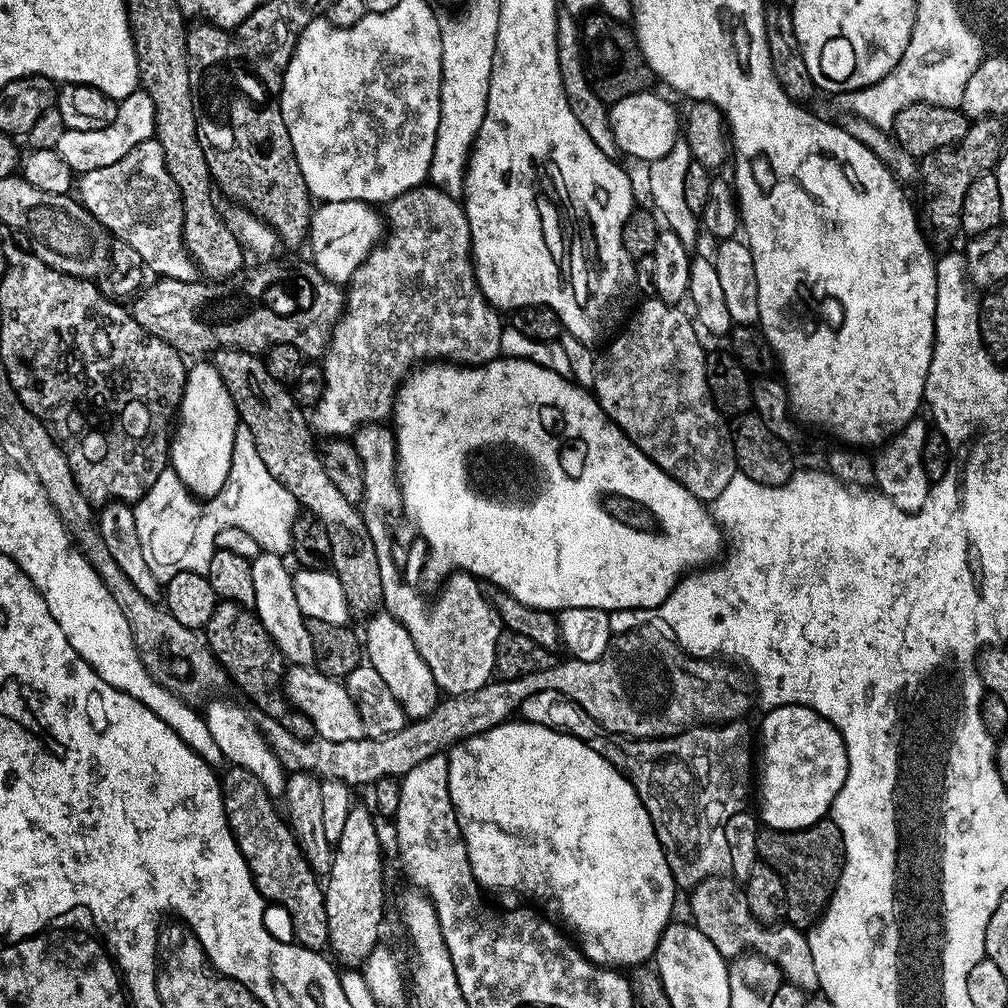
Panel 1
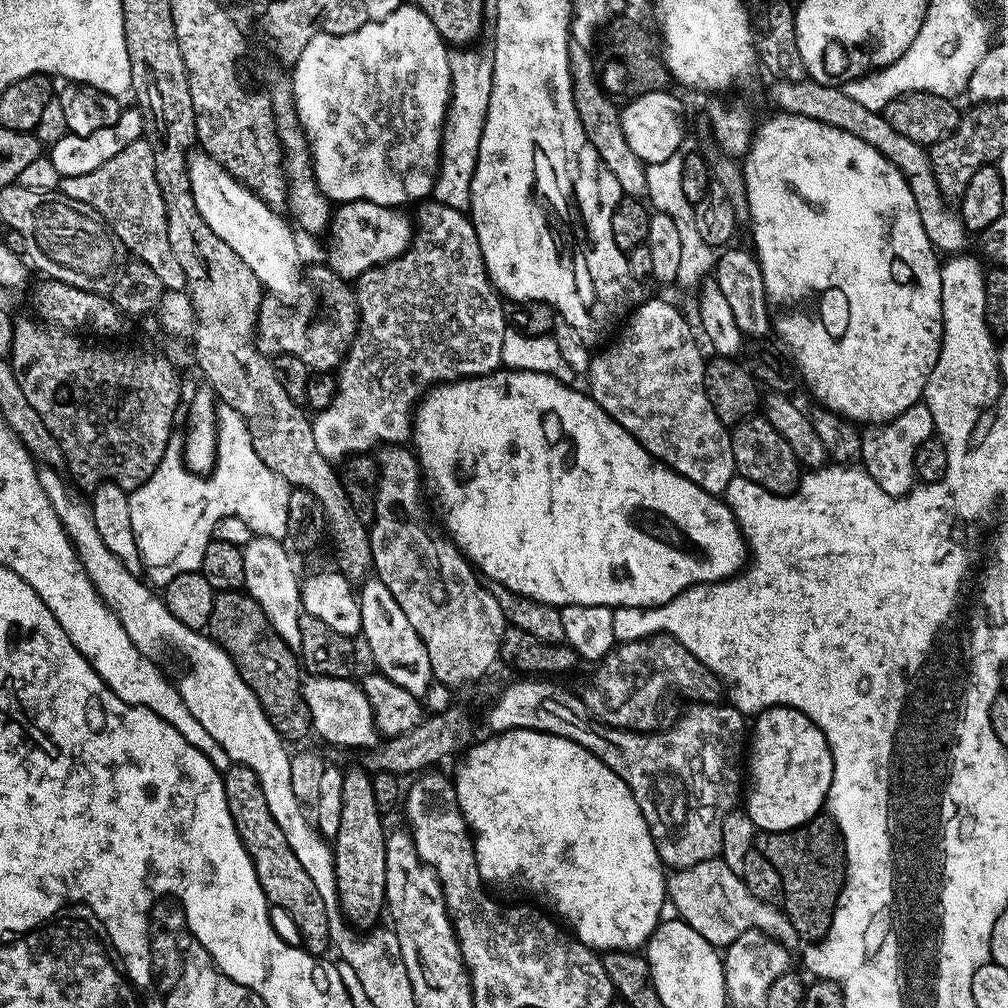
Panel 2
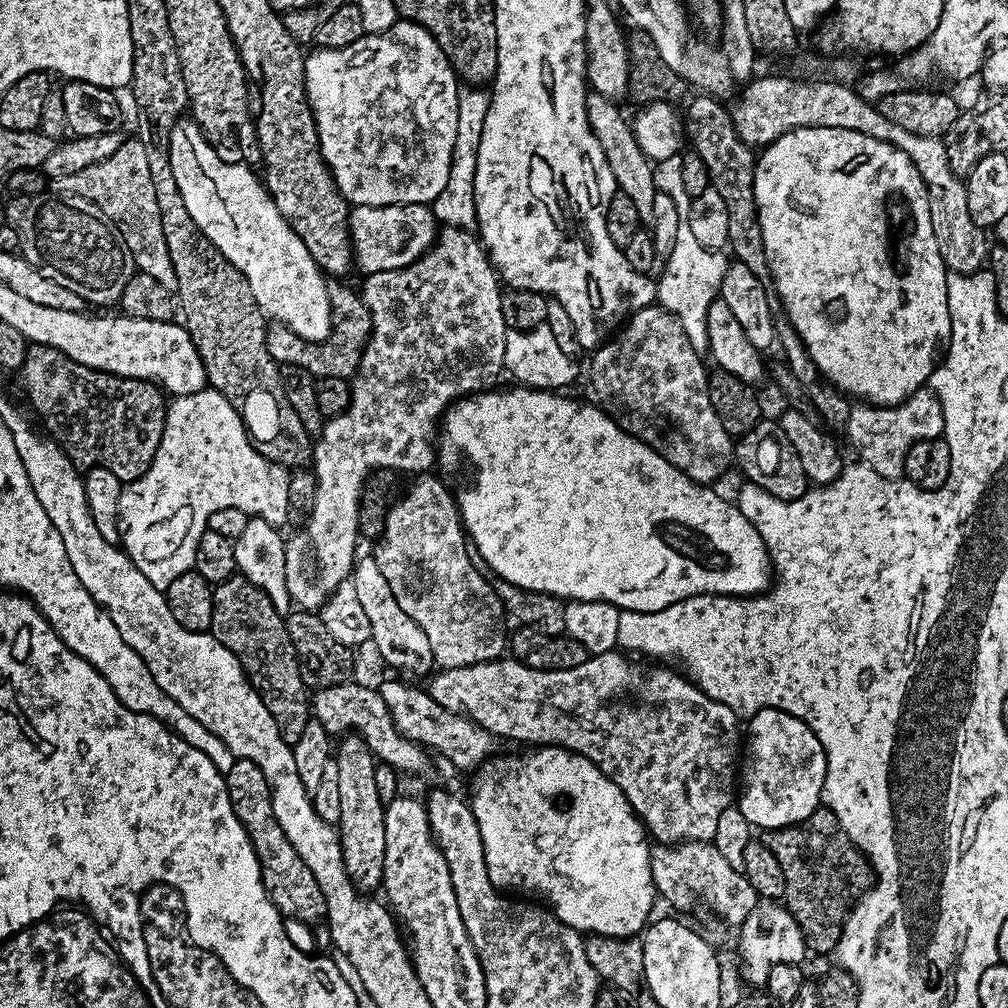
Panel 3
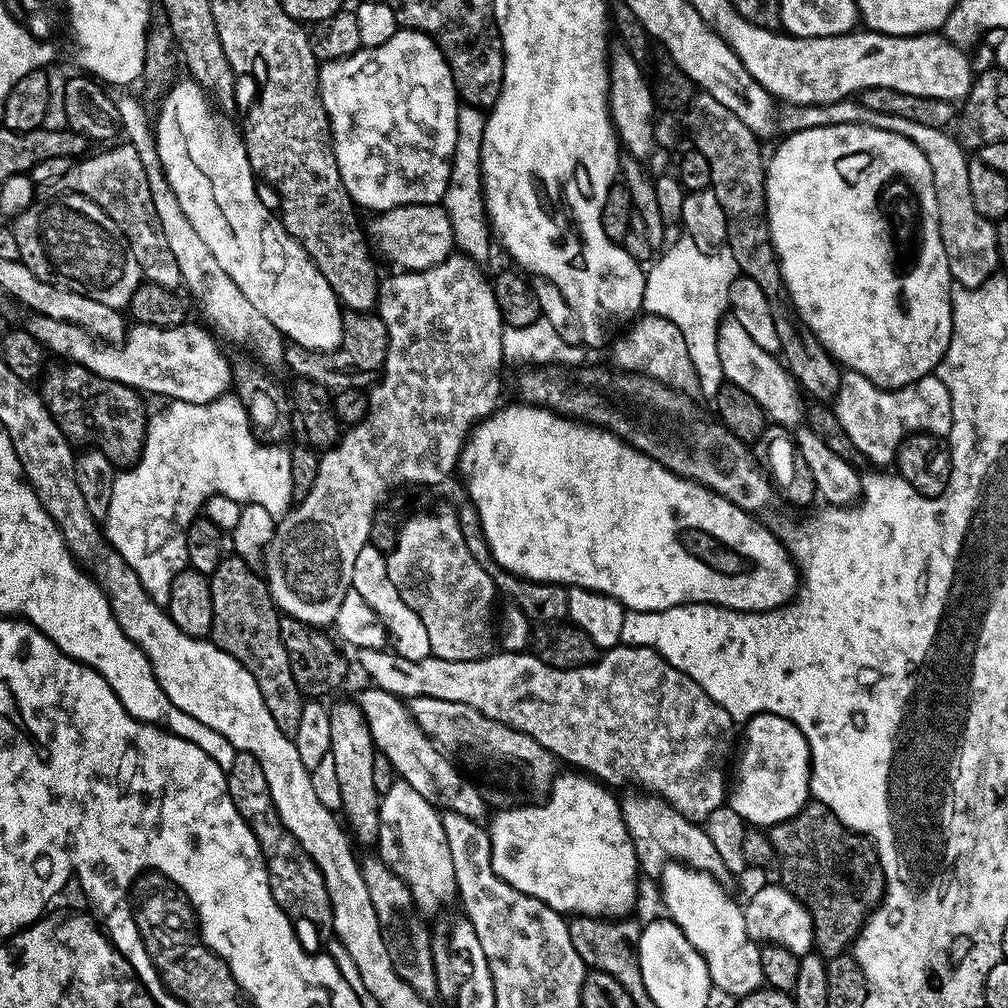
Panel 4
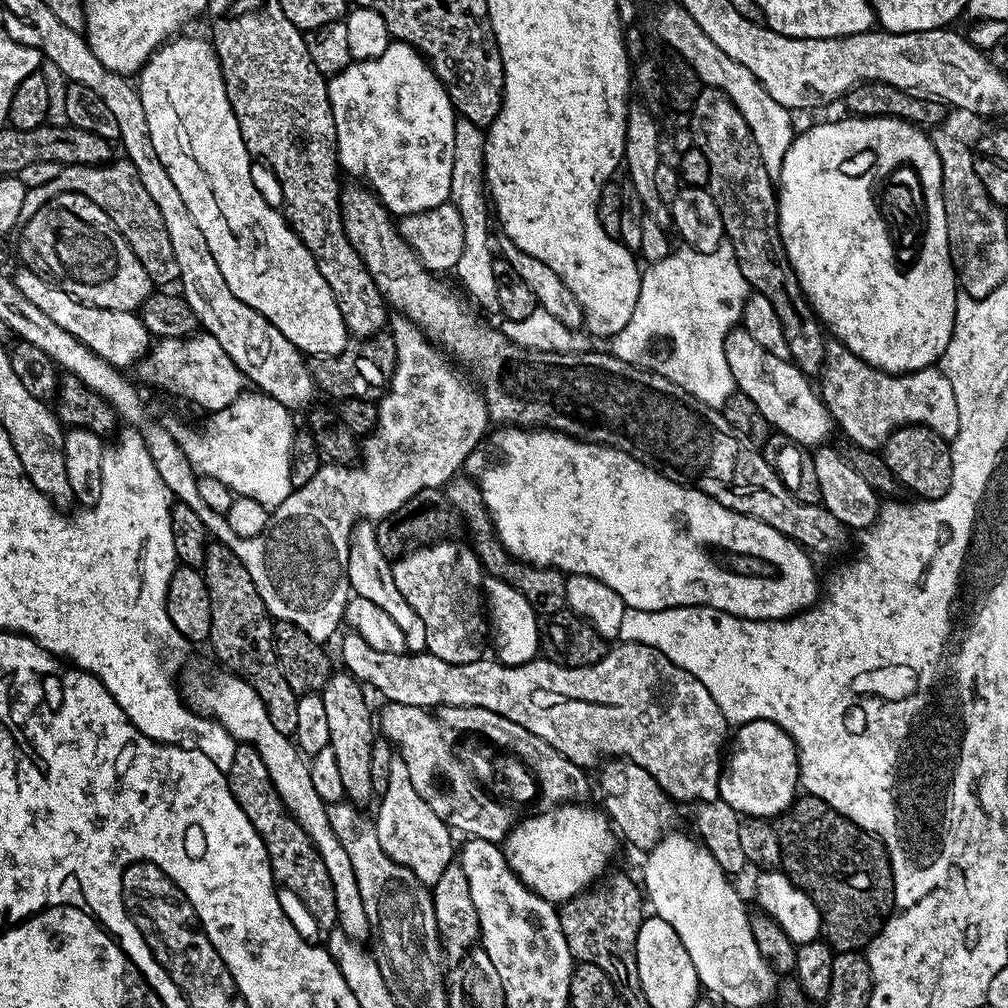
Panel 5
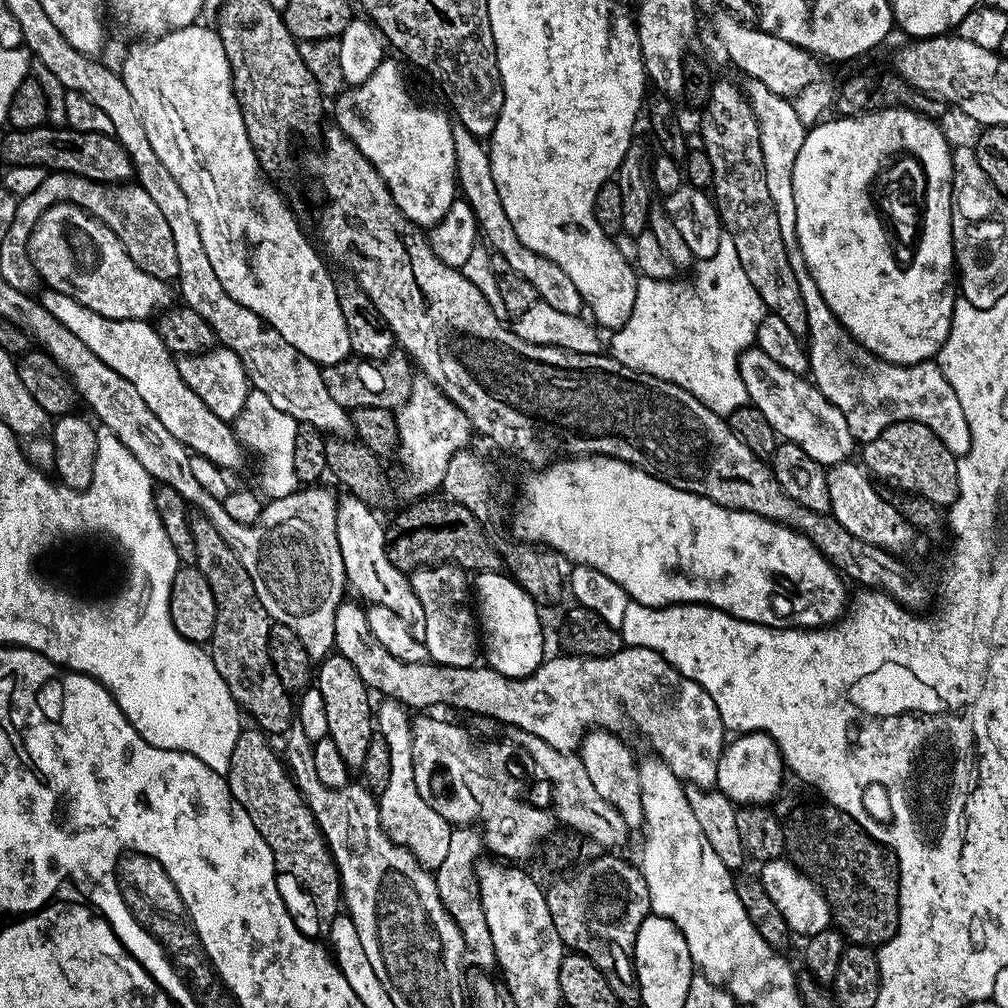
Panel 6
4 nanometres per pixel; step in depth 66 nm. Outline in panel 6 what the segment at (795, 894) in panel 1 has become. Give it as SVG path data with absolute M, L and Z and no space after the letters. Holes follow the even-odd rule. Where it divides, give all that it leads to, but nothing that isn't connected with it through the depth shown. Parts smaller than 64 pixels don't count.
M827 802L819 803L820 804L814 805L813 808L800 808L793 814L792 817L789 818L789 820L785 819L783 821L784 856L798 869L801 874L815 882L817 888L819 888L820 892L826 898L828 908L832 911L832 924L835 925L840 935L844 937L848 944L879 946L896 933L896 917L900 914L900 889L898 887L898 880L894 875L893 869L892 872L888 869L889 857L886 855L885 849L881 847L877 841L872 839L872 835L870 835L857 820L850 818L850 814L846 814L842 810L838 810L835 806L833 806L833 804L829 804Z

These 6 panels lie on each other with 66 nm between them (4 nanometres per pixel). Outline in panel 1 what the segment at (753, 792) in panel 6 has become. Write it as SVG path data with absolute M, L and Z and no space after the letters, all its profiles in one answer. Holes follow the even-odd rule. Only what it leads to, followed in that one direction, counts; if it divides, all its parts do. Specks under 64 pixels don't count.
M783 704L780 708L770 708L763 713L764 721L760 724L760 736L758 732L758 744L764 747L764 765L758 768L758 784L760 780L760 812L758 816L761 821L769 828L777 828L779 832L789 832L790 830L798 830L799 828L808 828L811 824L818 823L819 820L825 819L829 815L834 798L838 794L838 790L842 790L842 786L846 782L846 774L848 773L848 755L846 754L846 746L844 739L839 730L834 727L824 716L820 716L813 708L807 708L805 704Z

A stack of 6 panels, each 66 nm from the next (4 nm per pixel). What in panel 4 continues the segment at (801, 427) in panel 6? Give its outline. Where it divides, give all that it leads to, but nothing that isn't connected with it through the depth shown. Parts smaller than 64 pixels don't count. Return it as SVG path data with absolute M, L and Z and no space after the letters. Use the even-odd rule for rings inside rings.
M731 314L725 315L718 326L718 362L722 362L725 381L746 390L746 394L750 394L750 398L762 406L765 417L771 423L773 420L792 430L803 421L800 420L804 416L804 404L800 401L802 392L791 372L773 353L762 350L762 346L758 346L758 342L746 334L742 322L735 320Z

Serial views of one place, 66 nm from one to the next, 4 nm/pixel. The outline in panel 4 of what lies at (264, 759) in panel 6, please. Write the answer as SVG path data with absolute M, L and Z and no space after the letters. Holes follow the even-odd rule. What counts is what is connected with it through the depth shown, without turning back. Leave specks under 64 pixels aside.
M237 752L234 758L234 766L226 774L228 777L228 793L246 826L255 834L260 847L260 853L264 855L264 864L268 868L268 881L274 902L289 917L297 921L309 920L317 924L326 934L332 932L332 903L330 894L326 894L326 882L322 882L322 874L318 866L302 850L302 846L282 826L282 818L278 818L278 810L270 798L270 786L266 786L266 774L262 774L262 766L258 758L254 758L248 752Z

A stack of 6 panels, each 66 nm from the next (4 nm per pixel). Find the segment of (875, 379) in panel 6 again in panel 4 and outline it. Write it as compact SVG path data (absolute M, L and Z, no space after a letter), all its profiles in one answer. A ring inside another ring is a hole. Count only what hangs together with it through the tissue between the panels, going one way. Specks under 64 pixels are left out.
M845 371L838 380L835 404L836 420L841 430L872 466L891 465L906 437L927 434L947 438L952 425L950 390L934 374L901 388L880 388L862 374Z

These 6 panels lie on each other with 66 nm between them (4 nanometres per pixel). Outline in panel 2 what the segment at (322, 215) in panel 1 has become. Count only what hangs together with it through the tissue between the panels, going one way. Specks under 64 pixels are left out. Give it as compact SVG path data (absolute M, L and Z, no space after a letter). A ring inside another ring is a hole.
M355 200L340 204L333 211L330 225L332 245L328 248L326 263L342 279L352 282L366 270L398 258L412 246L414 220L407 211L390 206L378 206L374 202Z

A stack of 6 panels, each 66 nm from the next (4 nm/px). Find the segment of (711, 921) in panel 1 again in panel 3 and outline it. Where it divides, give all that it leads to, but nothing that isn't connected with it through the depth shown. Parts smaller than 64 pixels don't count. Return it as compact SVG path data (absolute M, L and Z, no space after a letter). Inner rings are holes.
M690 840L678 844L657 843L651 849L652 883L661 897L664 896L676 908L688 908L692 904L692 892L712 908L716 916L721 916L726 923L739 926L754 910L758 897L754 886L744 877L743 872L734 870L722 854L718 854L715 844L702 840Z

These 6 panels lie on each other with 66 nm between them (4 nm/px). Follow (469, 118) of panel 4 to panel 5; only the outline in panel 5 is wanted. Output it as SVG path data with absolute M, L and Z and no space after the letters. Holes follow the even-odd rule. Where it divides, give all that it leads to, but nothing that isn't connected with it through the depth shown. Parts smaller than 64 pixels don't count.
M460 118L456 122L454 134L454 170L450 178L452 191L450 202L462 214L462 258L458 258L454 274L457 275L469 294L488 312L499 313L498 282L492 261L492 236L488 233L490 220L490 196L486 191L484 179L484 141L485 133L474 122Z

